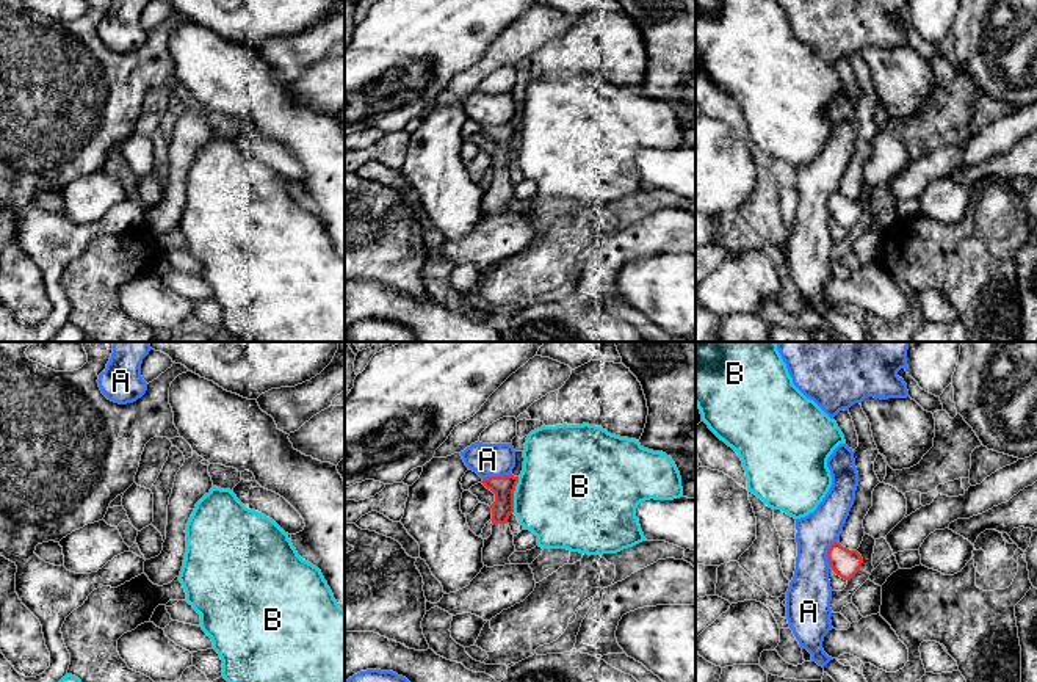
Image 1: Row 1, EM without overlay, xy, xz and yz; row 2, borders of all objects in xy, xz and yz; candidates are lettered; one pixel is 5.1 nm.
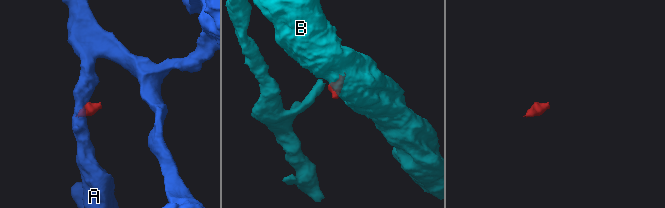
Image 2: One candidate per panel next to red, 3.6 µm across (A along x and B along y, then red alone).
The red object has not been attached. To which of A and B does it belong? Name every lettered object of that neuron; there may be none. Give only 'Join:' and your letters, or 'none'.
Join: none

